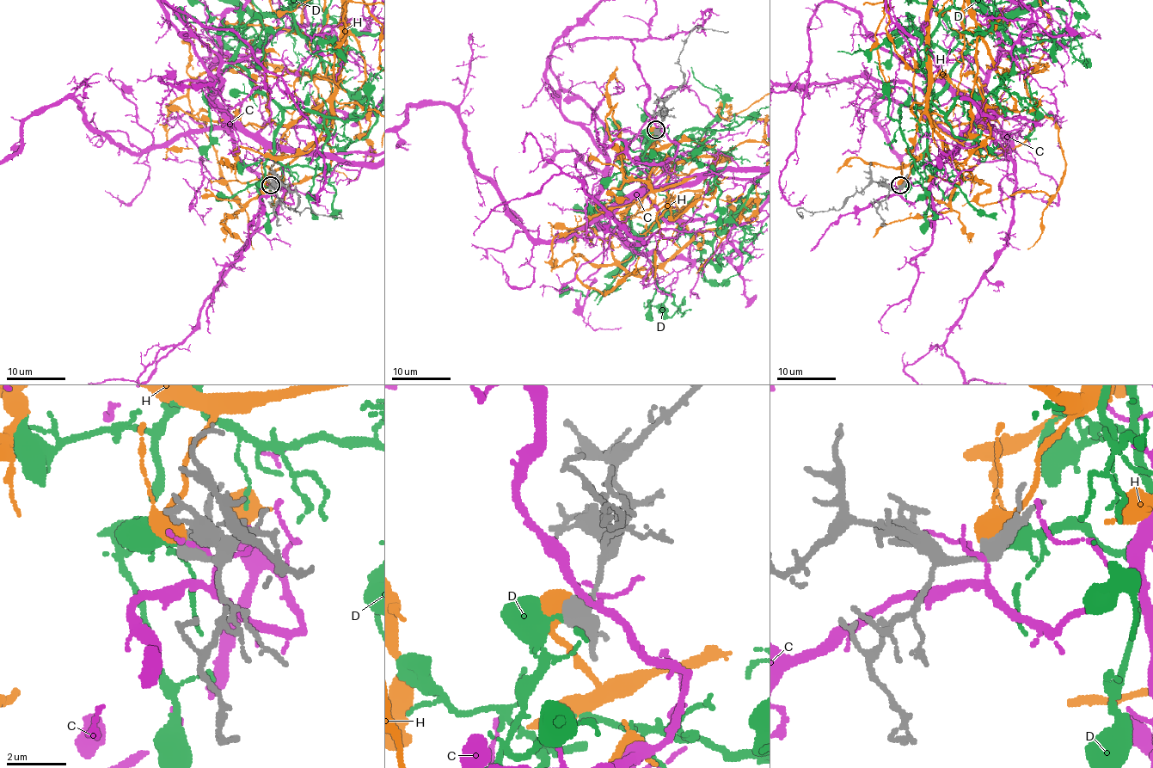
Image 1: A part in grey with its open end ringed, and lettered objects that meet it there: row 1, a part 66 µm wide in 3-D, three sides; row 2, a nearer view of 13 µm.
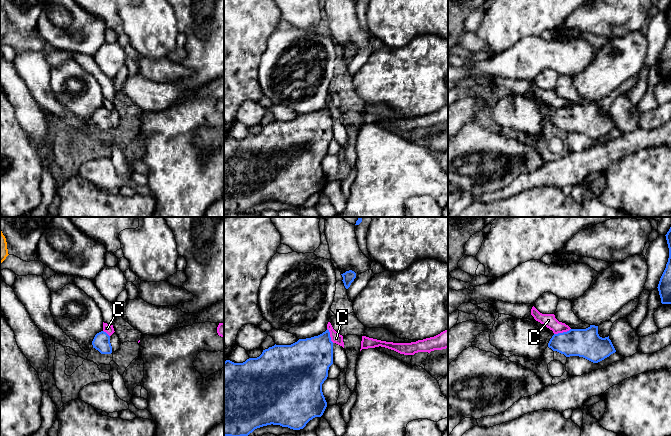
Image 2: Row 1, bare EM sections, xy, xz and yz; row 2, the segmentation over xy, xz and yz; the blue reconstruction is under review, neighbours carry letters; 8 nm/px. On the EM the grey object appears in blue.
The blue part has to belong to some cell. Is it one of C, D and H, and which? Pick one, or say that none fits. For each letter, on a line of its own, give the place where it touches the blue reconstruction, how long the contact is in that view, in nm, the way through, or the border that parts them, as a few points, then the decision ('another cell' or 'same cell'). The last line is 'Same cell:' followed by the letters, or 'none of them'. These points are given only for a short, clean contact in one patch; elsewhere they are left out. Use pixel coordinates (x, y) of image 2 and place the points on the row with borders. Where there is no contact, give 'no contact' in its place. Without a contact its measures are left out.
C: meets blue in yz at (563, 332); contact 140 nm long; border along yz (570, 328), (564, 332), (554, 334); another cell
D: no contact; another cell
H: no contact; another cell
Same cell: none of them

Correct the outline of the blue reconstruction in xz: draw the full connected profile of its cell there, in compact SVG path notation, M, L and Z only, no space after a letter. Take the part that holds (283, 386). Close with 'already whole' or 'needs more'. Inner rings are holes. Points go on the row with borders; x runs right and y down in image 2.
M327 329L318 336L299 339L291 345L274 345L257 358L243 363L224 362L224 436L248 436L255 429L280 425L293 430L303 429L315 417L321 417L327 407L322 384L333 364L333 342Z; already whole

